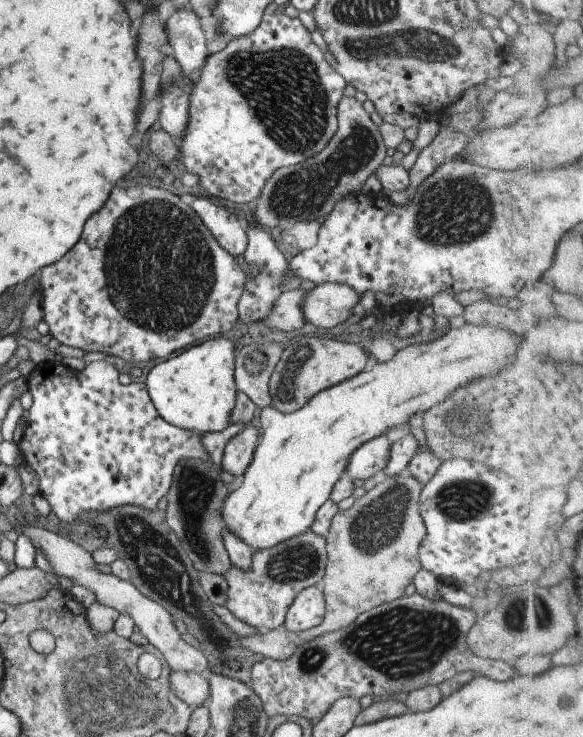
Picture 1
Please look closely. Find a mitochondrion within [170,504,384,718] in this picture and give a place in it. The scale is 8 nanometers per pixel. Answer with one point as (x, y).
(297, 563)

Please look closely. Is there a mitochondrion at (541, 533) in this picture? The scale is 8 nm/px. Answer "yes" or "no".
no

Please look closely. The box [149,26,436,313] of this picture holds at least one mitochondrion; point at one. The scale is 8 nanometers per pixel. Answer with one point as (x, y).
(284, 90)

